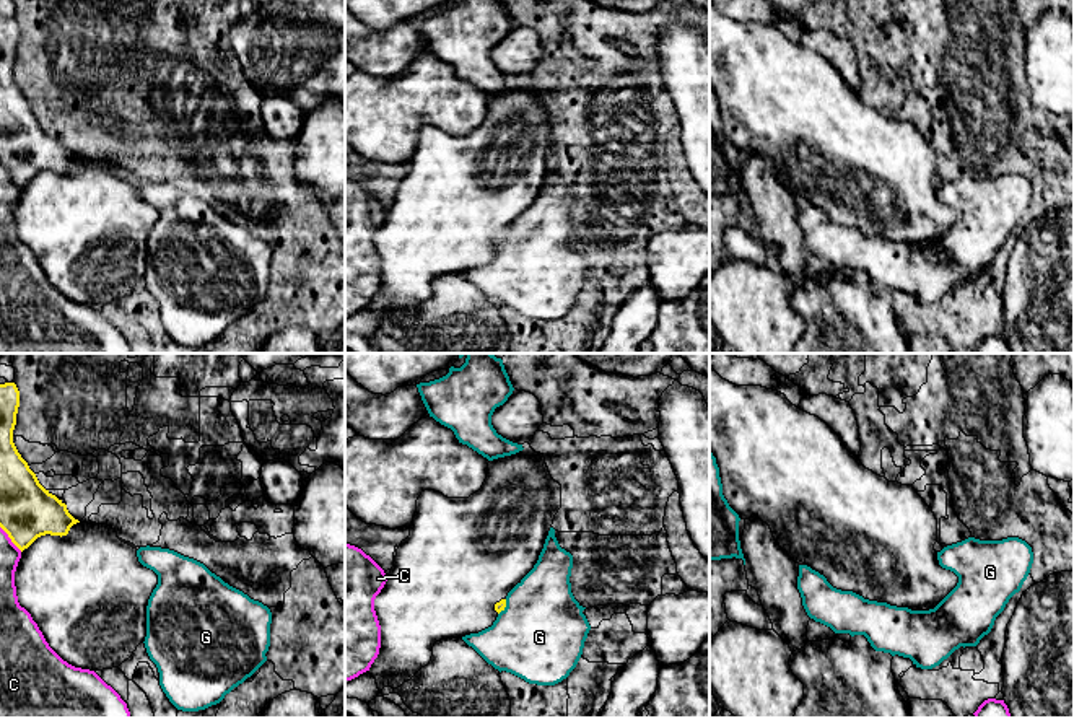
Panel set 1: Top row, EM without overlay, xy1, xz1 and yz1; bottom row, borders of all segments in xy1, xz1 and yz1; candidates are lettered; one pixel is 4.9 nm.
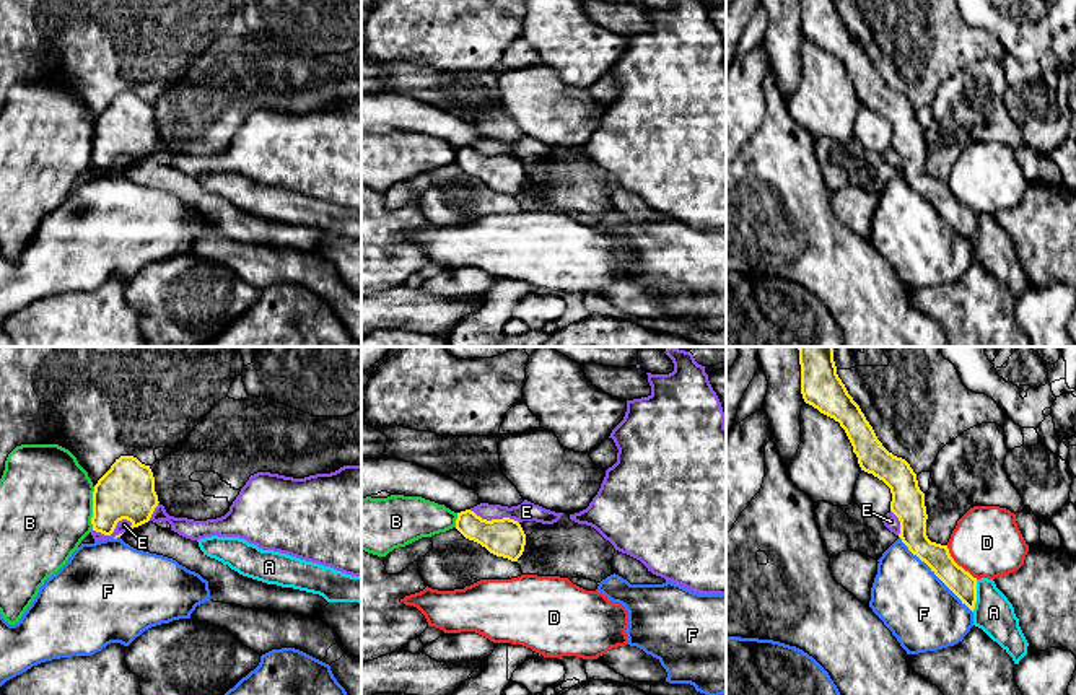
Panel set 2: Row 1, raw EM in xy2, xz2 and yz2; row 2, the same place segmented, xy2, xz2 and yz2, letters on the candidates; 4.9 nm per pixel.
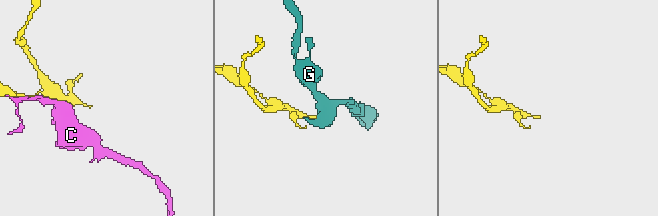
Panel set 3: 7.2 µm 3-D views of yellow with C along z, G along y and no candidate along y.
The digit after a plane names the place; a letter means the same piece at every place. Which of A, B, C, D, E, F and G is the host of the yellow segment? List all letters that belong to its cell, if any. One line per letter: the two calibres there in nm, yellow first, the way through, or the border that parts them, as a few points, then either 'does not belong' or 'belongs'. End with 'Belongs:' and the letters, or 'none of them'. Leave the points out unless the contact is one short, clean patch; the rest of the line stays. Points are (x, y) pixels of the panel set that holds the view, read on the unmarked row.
A: calibres 120 and 190 nm; does not belong
B: calibres 280 and 460 nm; does not belong
C: calibres 280 and 100 nm; does not belong
D: calibres 120 and 340 nm; border yz2 (946, 181), (951, 192), (977, 214); does not belong
E: calibres 280 and 60 nm; border xy2 (132, 158), (121, 155), (109, 170), (91, 165); does not belong
F: calibres 130 and 360 nm; does not belong
G: calibres 50 and 440 nm; belongs
Belongs: G

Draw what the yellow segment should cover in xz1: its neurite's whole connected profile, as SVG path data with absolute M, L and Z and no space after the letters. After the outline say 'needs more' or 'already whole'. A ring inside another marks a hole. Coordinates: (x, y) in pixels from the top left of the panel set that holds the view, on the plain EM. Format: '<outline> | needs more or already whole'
M550 163L534 204L495 239L498 247L491 262L462 272L495 304L511 308L529 319L555 321L576 303L591 260L571 228L573 190L560 182Z | needs more

